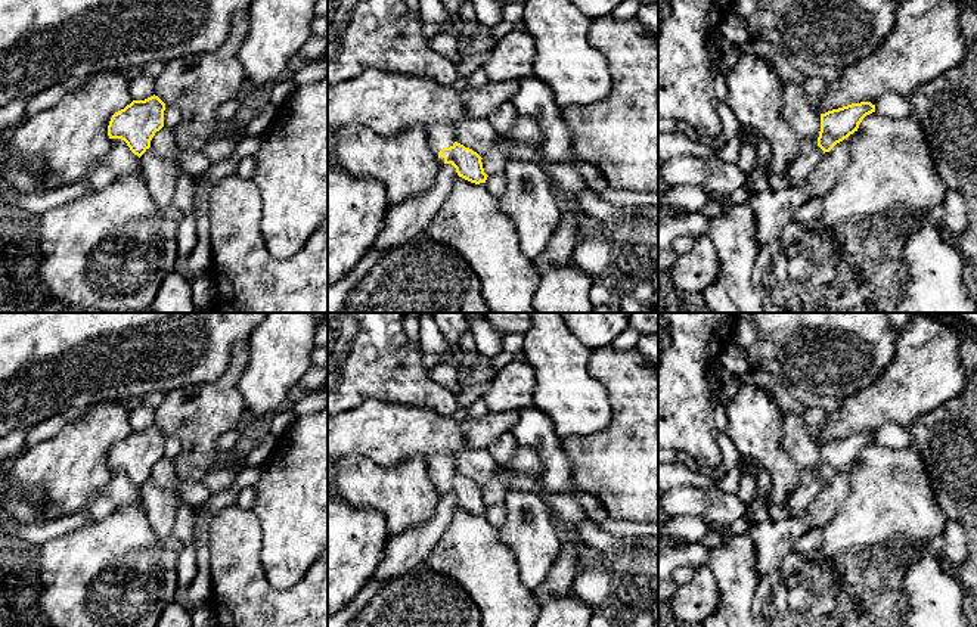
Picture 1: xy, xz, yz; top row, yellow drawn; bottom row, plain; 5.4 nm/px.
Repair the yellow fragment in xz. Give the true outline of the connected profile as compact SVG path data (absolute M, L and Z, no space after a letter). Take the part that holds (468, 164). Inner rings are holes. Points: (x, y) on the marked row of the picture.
M453 122L427 127L427 142L438 156L440 165L452 164L459 177L475 184L486 183L488 176L484 173L483 158L456 142Z

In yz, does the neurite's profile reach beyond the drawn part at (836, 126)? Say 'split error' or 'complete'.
split error

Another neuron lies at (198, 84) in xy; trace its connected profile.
M236 12L227 38L214 52L171 59L155 80L155 96L180 112L179 149L201 150L217 136L217 109L238 97L245 80L238 52L248 32L246 12Z

